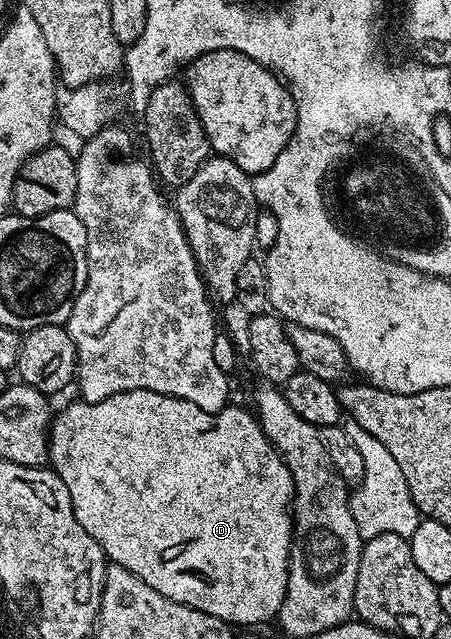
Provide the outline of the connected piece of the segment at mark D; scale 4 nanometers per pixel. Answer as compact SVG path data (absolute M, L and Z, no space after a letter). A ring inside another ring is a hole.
M137 389L113 393L108 399L100 399L100 403L92 403L75 399L67 409L53 414L48 434L48 465L54 474L68 487L68 495L72 499L72 507L80 527L100 543L107 558L121 569L132 571L148 587L160 591L168 599L181 605L190 605L201 613L222 615L222 605L214 594L218 593L218 565L226 561L226 565L238 565L238 561L266 561L266 565L274 565L274 553L270 553L270 535L276 532L276 526L270 523L270 479L276 476L274 469L262 465L258 469L258 453L274 453L274 445L266 438L266 432L258 423L258 418L249 408L233 409L227 407L219 413L200 411L196 403L185 401L179 397L169 397L156 391ZM238 477L246 477L242 485L238 485Z

